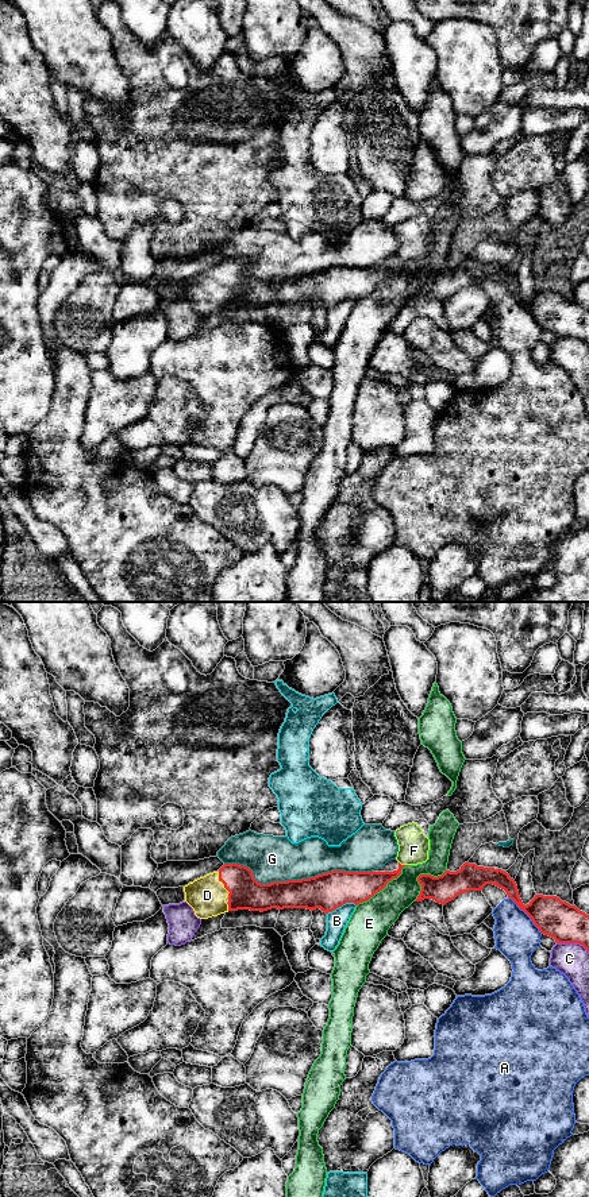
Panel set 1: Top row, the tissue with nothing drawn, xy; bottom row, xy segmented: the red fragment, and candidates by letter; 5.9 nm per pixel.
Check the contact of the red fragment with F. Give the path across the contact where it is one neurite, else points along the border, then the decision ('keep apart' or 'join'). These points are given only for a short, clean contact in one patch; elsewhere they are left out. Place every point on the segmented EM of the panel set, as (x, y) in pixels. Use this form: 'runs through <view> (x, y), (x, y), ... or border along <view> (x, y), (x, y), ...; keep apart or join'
keep apart

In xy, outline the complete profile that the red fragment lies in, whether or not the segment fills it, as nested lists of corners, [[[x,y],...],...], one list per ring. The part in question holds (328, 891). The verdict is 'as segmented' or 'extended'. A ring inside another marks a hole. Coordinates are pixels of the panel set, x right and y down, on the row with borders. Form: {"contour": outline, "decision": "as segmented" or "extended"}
{"contour": [[[399,862],[399,869],[393,872],[346,872],[331,870],[309,879],[273,881],[261,884],[254,879],[250,868],[239,864],[224,864],[217,872],[209,873],[184,887],[185,900],[200,919],[217,916],[228,911],[250,910],[267,911],[272,908],[320,908],[328,914],[346,903],[367,901],[377,892],[382,891],[389,881],[401,874],[401,869],[408,865]]], "decision": "extended"}

